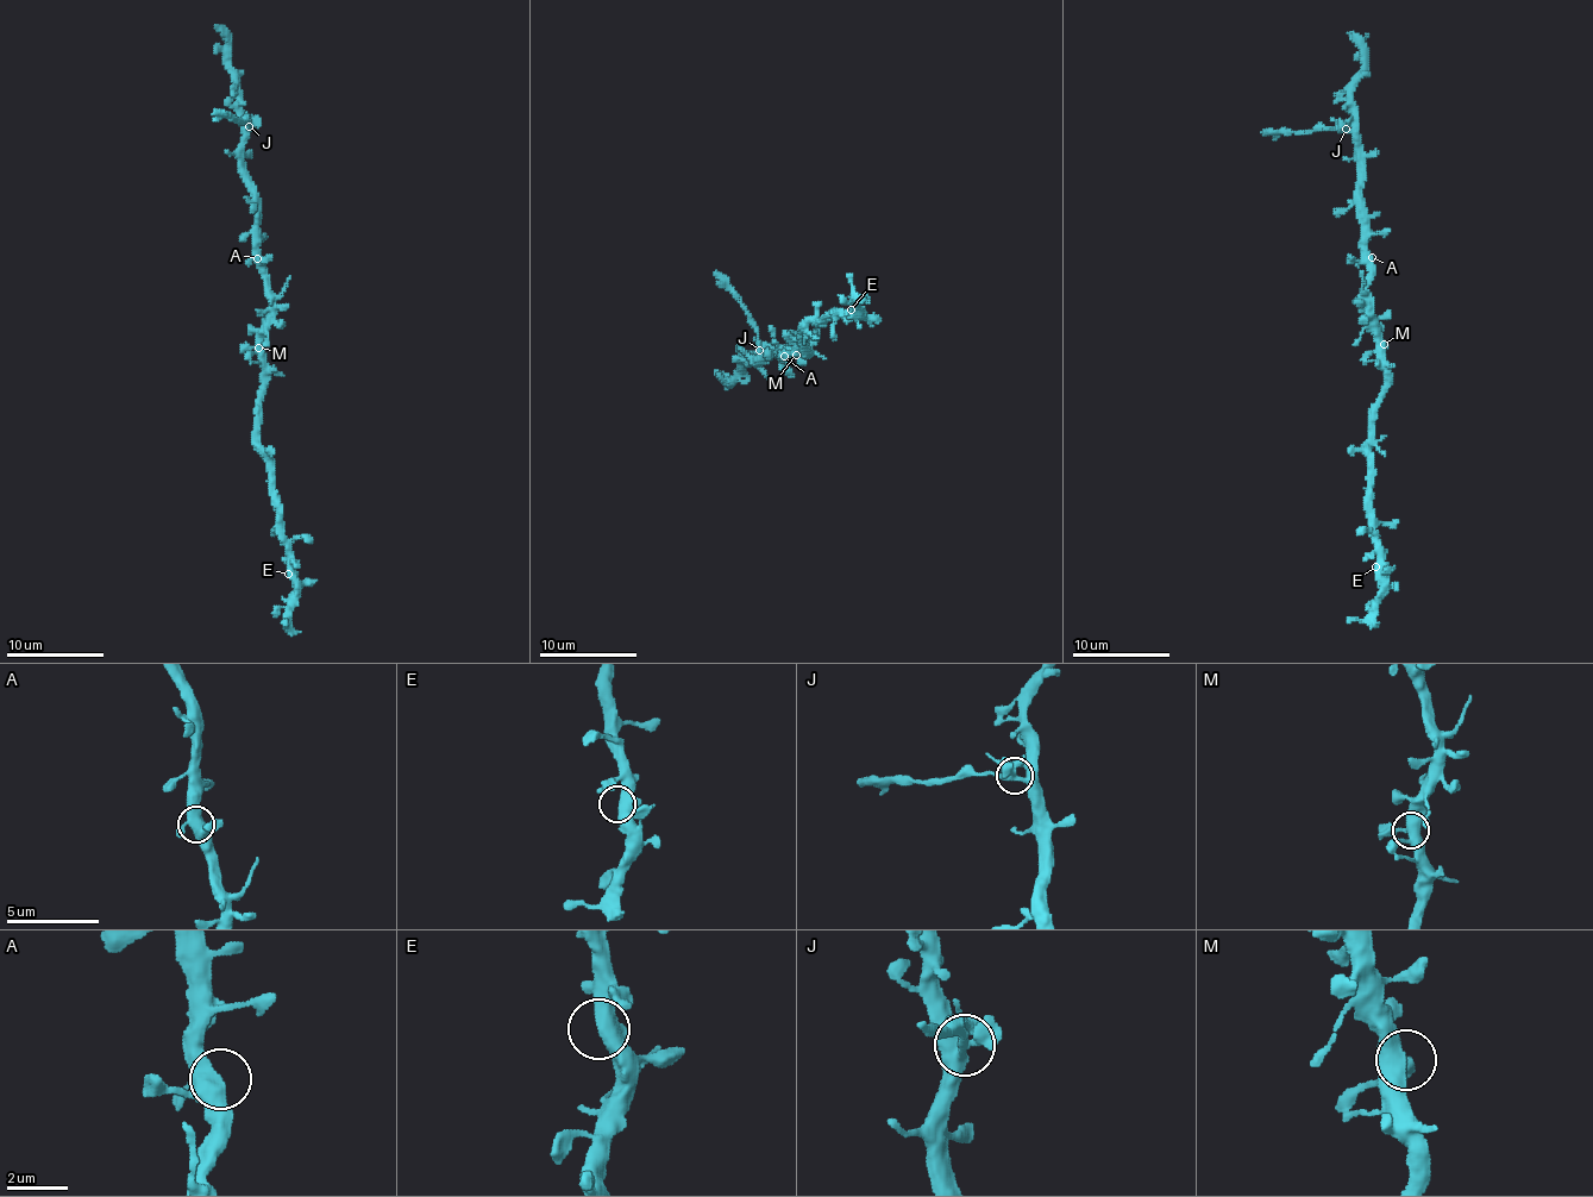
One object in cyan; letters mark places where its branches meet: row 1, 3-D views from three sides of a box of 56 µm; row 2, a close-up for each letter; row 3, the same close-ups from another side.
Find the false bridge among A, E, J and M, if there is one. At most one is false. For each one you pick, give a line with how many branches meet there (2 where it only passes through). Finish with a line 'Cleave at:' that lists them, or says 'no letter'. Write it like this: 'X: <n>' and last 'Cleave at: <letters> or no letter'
J: 5
Cleave at: J

